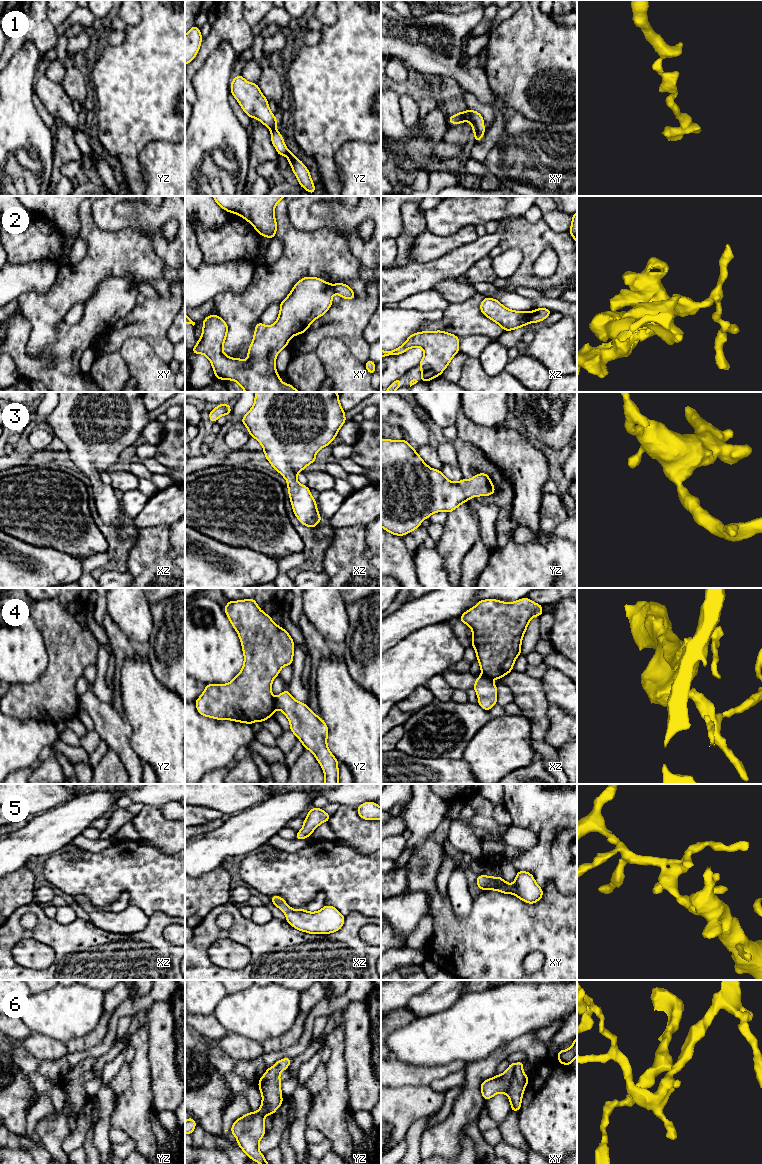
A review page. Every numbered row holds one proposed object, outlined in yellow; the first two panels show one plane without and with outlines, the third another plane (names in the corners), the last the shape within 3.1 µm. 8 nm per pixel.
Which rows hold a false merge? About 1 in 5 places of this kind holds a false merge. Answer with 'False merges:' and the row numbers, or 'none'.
False merges: 2, 4

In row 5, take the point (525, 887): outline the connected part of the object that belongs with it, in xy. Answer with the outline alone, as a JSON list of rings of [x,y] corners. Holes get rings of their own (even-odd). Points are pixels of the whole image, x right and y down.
[[[518,871],[513,884],[499,877],[478,875],[477,886],[483,890],[496,890],[505,894],[515,894],[525,903],[534,904],[543,897],[543,890],[536,883],[533,875],[527,871]]]

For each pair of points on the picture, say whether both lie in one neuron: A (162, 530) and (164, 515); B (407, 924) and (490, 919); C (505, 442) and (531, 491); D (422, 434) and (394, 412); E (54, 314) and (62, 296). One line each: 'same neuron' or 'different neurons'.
A: different neurons
B: different neurons
C: same neuron
D: same neuron
E: same neuron

